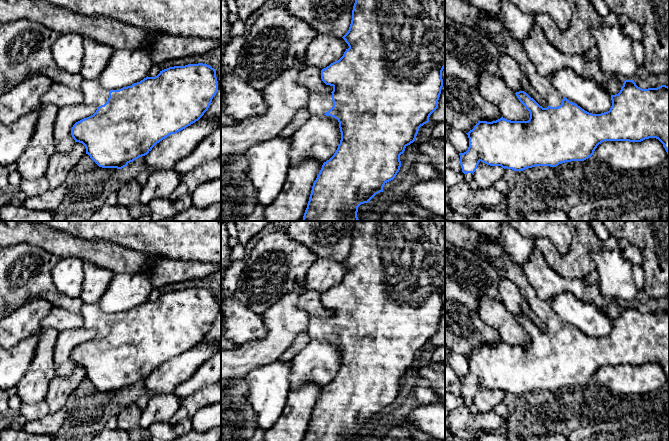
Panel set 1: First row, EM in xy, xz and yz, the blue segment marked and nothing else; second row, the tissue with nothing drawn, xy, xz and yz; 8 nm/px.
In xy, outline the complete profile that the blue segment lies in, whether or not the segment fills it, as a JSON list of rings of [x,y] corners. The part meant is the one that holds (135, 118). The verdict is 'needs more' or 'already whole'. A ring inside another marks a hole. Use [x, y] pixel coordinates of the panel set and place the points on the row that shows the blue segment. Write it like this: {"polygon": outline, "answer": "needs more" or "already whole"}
{"polygon": [[[203,63],[169,67],[155,77],[119,90],[104,88],[97,79],[83,79],[80,91],[86,105],[96,105],[96,112],[76,122],[71,135],[82,143],[86,154],[102,168],[122,169],[130,162],[147,155],[152,148],[171,134],[198,121],[208,110],[218,91],[216,69]]], "answer": "needs more"}

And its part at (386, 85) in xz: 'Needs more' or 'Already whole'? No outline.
Needs more

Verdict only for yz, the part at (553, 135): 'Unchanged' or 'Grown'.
Grown

